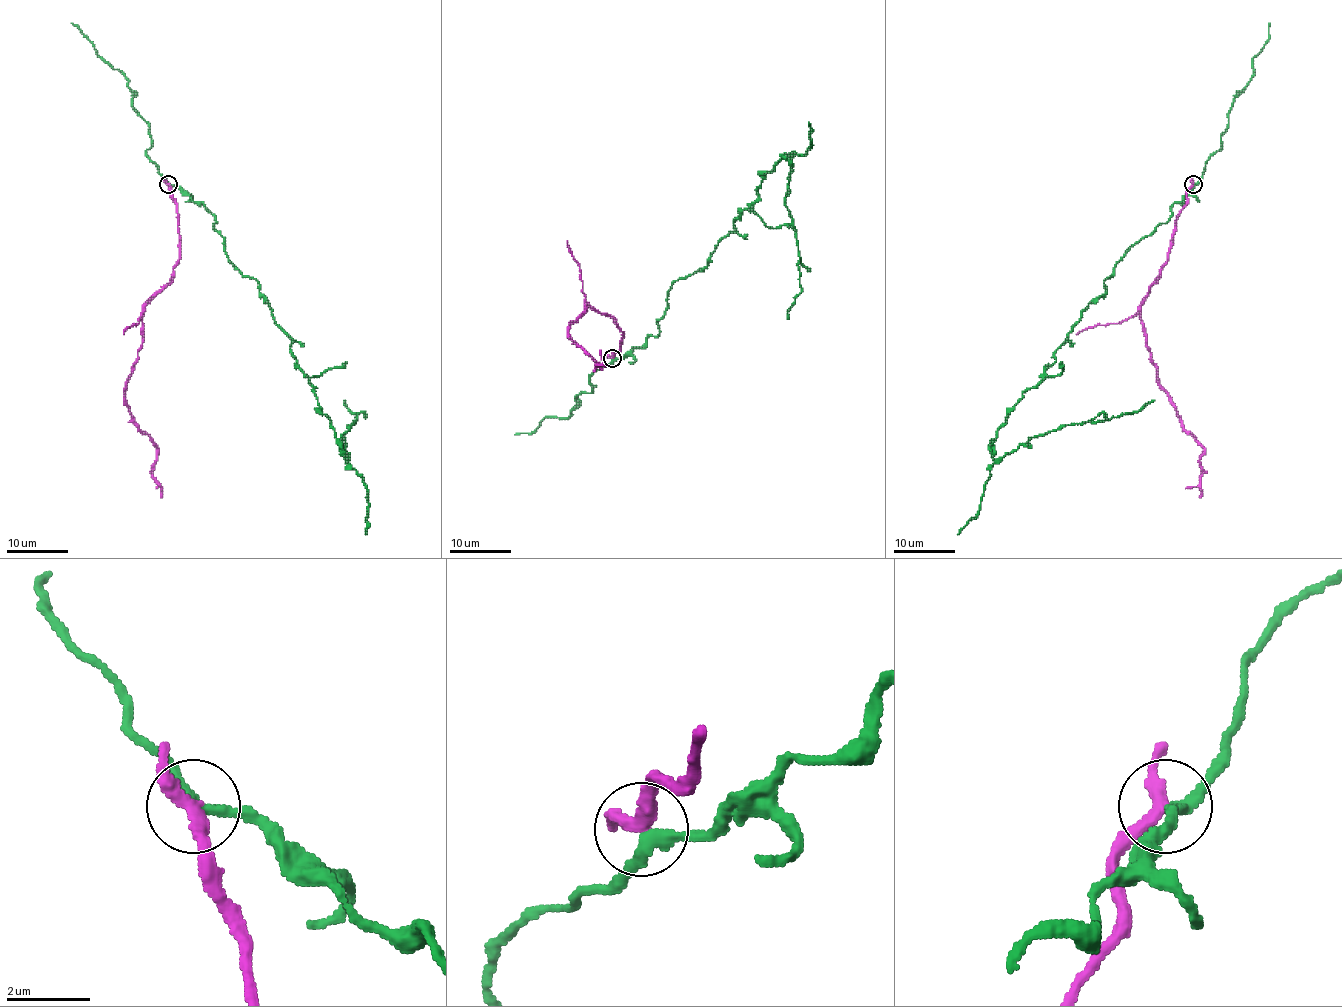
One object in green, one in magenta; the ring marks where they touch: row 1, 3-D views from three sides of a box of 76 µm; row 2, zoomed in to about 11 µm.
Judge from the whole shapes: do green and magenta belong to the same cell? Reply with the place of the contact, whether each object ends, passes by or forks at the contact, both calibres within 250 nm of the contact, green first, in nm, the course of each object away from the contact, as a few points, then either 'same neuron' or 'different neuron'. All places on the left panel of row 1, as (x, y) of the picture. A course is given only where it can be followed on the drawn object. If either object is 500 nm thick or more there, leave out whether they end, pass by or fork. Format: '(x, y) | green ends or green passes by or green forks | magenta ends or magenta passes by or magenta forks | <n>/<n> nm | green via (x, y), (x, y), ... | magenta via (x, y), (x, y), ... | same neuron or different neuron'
(168, 184) | green passes by | magenta passes by | 280/320 nm | green via (168, 185), (205, 206), (228, 260), (257, 282), (345, 459), (342, 436), (357, 414), (345, 400) | magenta via (168, 185), (179, 260), (173, 279), (145, 306), (142, 346), (125, 394), (133, 422), (156, 449), (156, 488) | different neuron

